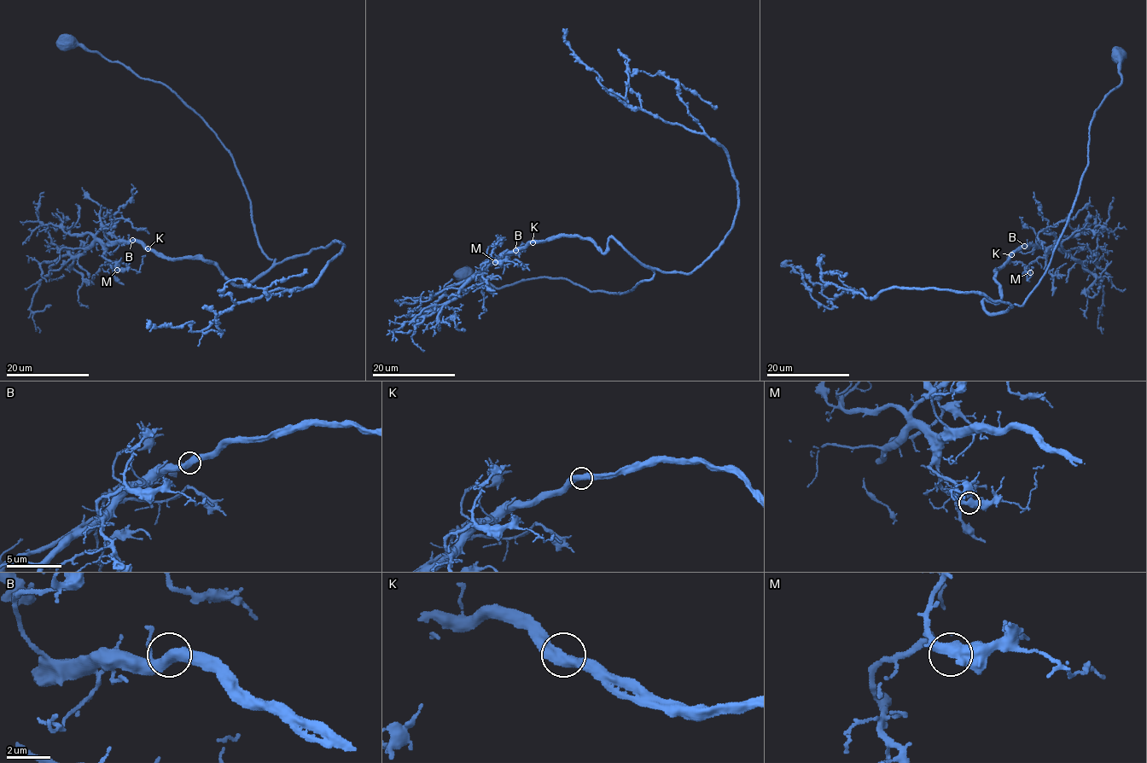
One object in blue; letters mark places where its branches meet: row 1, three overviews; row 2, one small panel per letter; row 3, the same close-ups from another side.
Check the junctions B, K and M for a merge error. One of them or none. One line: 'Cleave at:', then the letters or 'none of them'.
Cleave at: none of them

